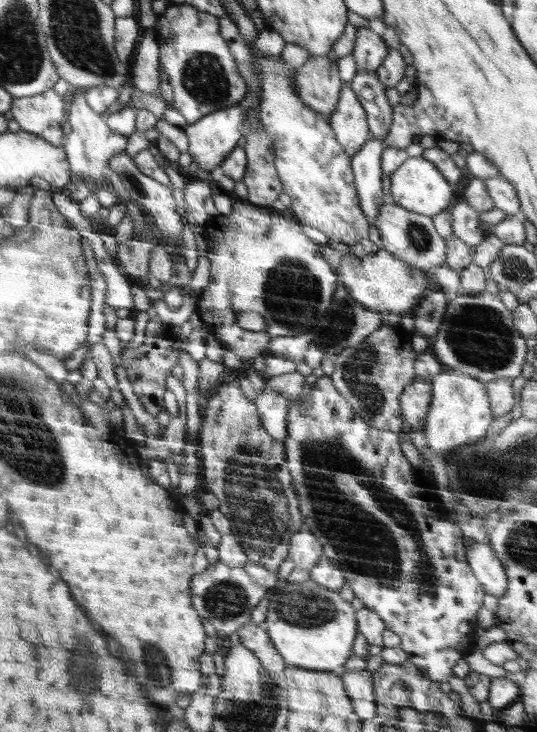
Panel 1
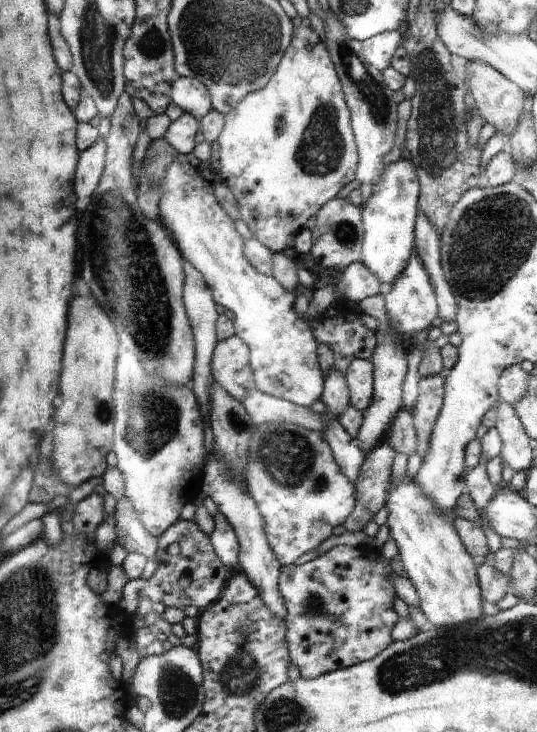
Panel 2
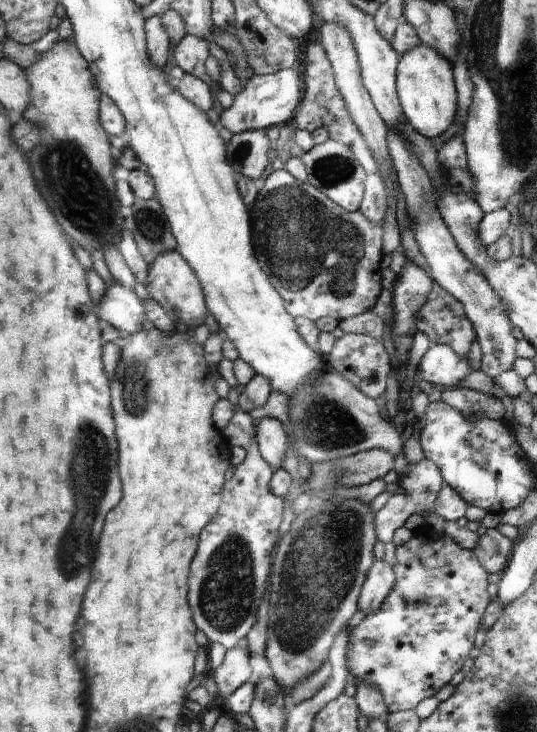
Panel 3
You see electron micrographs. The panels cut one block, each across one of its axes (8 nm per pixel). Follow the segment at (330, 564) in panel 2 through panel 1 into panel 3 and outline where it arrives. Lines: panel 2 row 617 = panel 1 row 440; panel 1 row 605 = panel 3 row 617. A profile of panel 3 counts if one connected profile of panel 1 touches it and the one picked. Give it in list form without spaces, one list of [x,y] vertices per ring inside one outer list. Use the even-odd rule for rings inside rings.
[[[426,526],[419,527],[418,530],[414,531],[412,535],[412,540],[408,540],[406,544],[398,546],[396,552],[396,564],[393,565],[395,570],[396,582],[392,592],[388,594],[388,598],[384,600],[384,604],[380,607],[378,612],[374,614],[368,614],[364,619],[356,626],[352,628],[352,634],[350,634],[350,643],[347,644],[347,666],[349,667],[350,673],[356,680],[362,680],[366,684],[372,684],[376,688],[380,688],[384,702],[386,702],[387,709],[390,713],[396,712],[396,710],[414,710],[424,698],[428,696],[434,696],[442,686],[446,686],[452,676],[464,666],[472,646],[474,646],[474,636],[478,632],[478,626],[482,622],[482,616],[484,616],[484,610],[486,610],[486,604],[490,600],[488,592],[486,592],[486,586],[488,586],[488,574],[486,574],[486,569],[484,566],[478,566],[478,559],[476,553],[470,549],[460,548],[448,534],[438,534],[438,531],[433,530],[432,528],[427,528]]]

